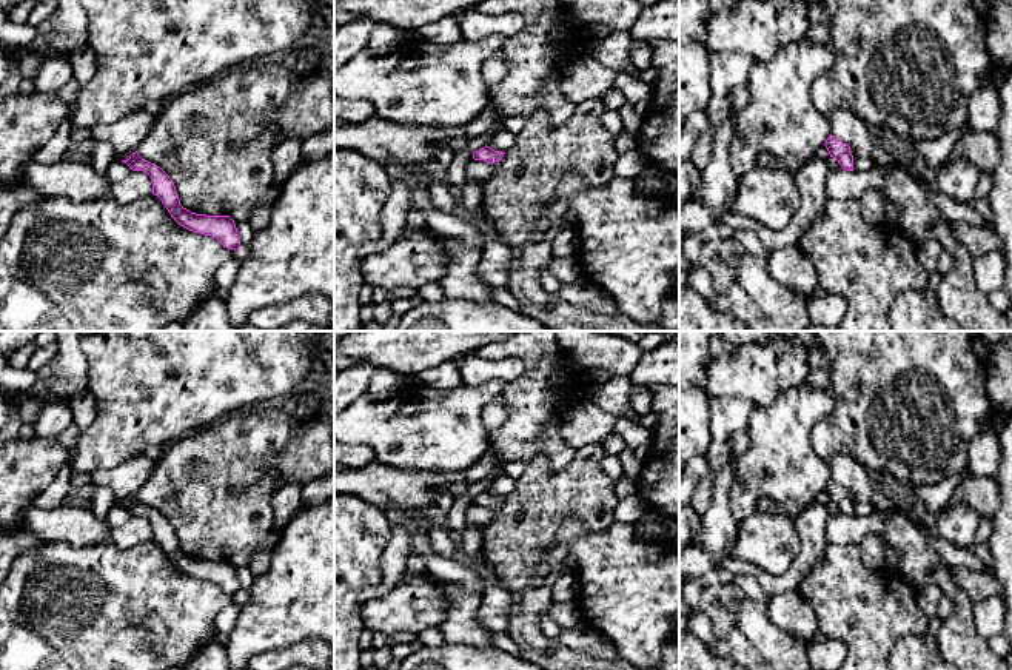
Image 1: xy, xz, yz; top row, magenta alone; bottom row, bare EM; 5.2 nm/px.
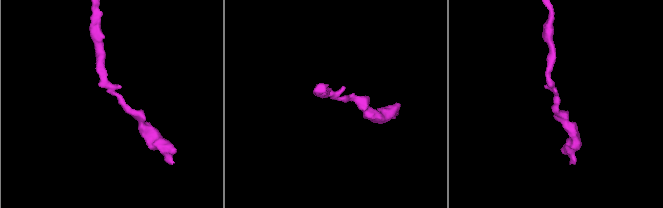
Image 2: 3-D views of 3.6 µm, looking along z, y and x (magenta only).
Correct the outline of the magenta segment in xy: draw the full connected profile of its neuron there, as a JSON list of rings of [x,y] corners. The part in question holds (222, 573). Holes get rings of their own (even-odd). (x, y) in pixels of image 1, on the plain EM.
[[[137,496],[132,497],[128,505],[122,507],[132,516],[143,516],[151,522],[152,539],[162,545],[171,562],[180,571],[194,578],[211,581],[230,595],[237,596],[240,593],[237,573],[230,561],[196,559],[183,553],[169,521],[156,508],[142,504]]]

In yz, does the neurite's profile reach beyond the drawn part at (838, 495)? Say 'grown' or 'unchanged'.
unchanged

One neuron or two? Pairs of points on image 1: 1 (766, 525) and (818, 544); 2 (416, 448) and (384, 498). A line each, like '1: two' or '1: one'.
1: two
2: two

